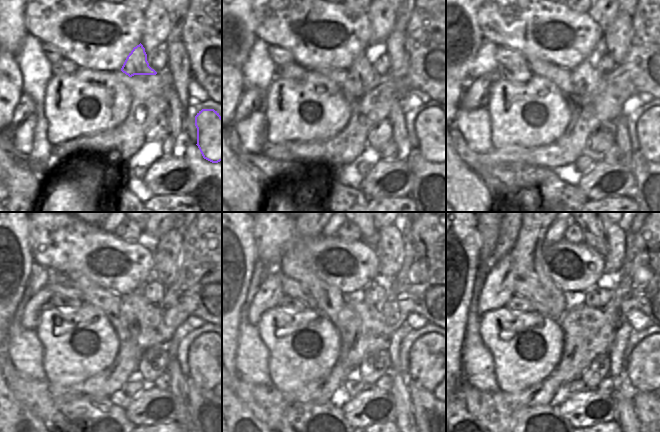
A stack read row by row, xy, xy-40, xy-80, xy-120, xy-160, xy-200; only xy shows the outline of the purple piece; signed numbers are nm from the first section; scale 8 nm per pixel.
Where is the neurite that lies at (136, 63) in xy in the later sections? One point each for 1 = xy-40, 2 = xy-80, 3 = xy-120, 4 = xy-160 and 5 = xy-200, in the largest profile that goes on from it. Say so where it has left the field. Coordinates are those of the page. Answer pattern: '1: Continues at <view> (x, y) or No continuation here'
1: Continues at xy-40 (362, 77)
2: Continues at xy-80 (580, 89)
3: Continues at xy-120 (135, 319)
4: Continues at xy-160 (361, 327)
5: Continues at xy-200 (587, 333)

